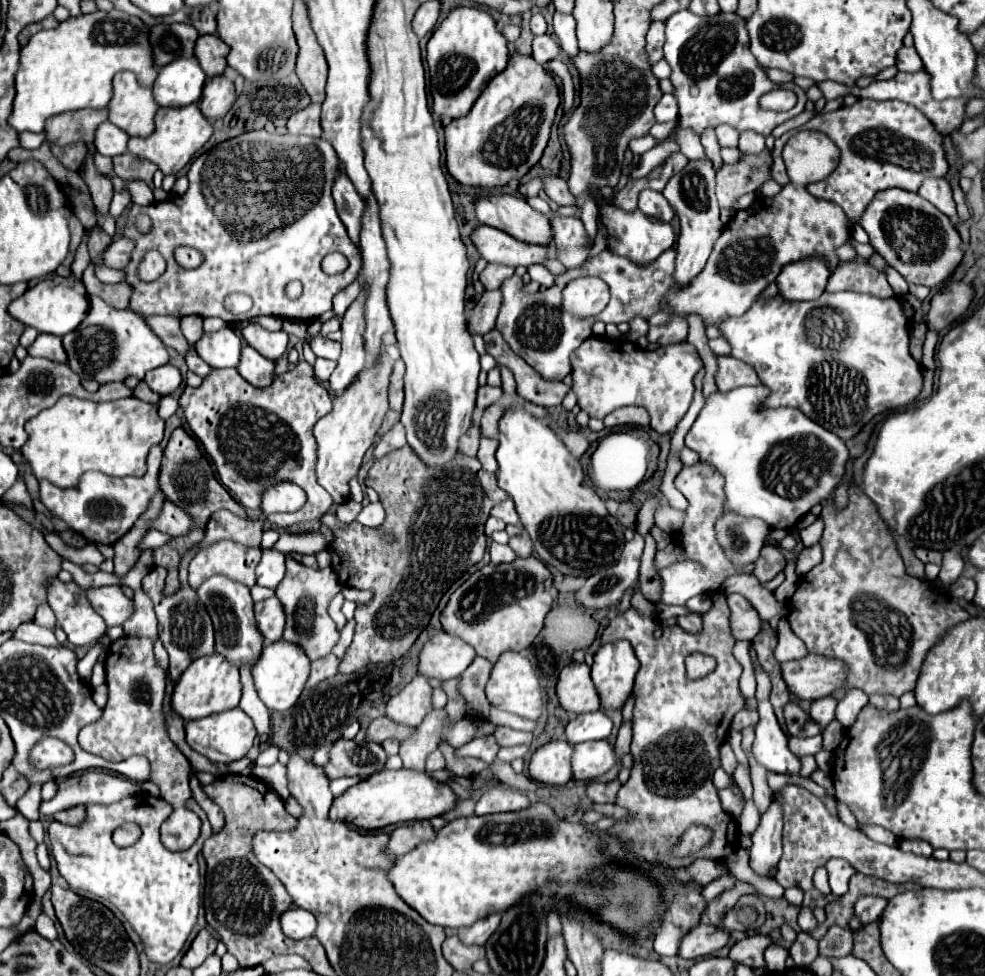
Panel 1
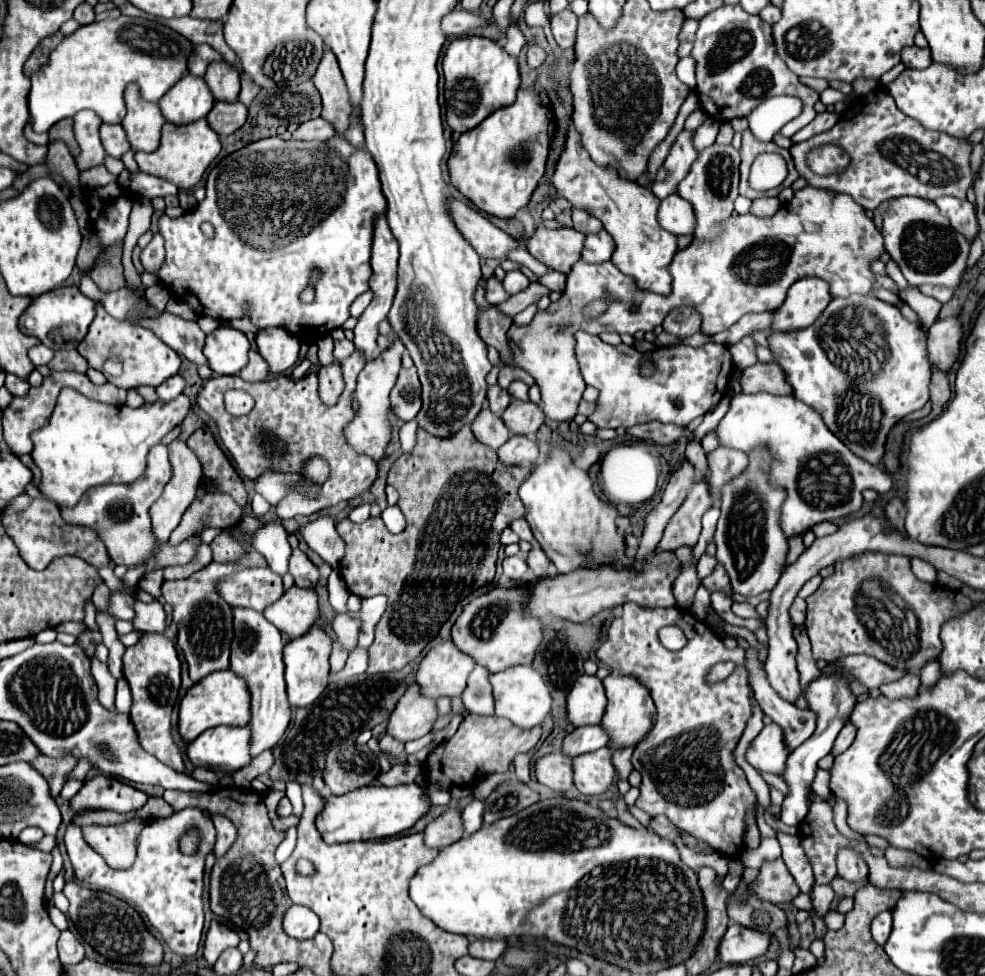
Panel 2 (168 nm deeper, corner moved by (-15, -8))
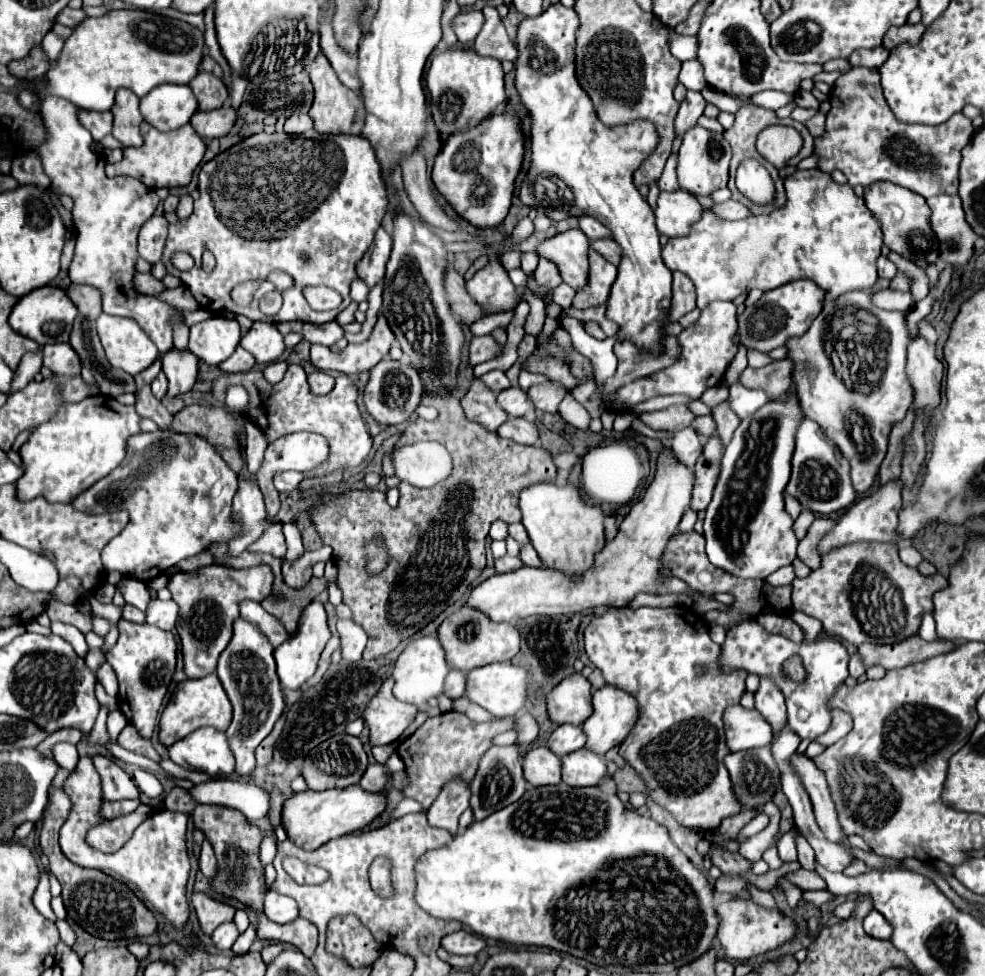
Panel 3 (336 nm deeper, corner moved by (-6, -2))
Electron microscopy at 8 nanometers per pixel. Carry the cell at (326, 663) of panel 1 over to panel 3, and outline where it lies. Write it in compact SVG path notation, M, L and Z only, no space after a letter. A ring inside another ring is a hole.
M338 620L338 634L342 640L342 658L352 662L360 660L368 638L366 632L354 620Z

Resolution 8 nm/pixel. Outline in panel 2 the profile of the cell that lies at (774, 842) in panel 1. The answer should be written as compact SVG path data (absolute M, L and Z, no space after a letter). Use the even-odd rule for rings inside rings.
M821 672L819 678L815 678L813 682L807 684L805 688L805 700L807 700L807 708L811 708L811 712L817 714L817 728L811 734L811 738L807 738L787 760L787 768L783 772L783 778L787 780L791 792L783 802L783 810L779 820L783 824L789 826L799 826L799 822L803 822L803 818L807 816L809 810L809 784L815 778L815 770L817 770L817 762L827 756L833 748L833 742L839 734L839 730L845 726L845 722L849 720L853 706L857 702L857 698L851 694L849 690L849 682L845 676L835 674L835 672Z

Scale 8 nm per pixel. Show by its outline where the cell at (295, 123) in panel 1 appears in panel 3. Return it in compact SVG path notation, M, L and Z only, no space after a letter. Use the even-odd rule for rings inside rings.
M292 114L286 124L284 124L284 130L290 132L290 134L302 134L302 132L308 132L312 130L312 120L308 114Z

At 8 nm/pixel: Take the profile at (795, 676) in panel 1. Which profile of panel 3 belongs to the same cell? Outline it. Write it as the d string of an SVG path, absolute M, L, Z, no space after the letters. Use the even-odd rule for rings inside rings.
M918 636L914 640L904 640L896 646L872 646L872 644L860 644L858 654L866 668L882 666L884 670L904 668L914 662L922 662L930 656L938 656L942 652L948 652L954 648L954 644L946 644L942 640L936 642L924 642Z

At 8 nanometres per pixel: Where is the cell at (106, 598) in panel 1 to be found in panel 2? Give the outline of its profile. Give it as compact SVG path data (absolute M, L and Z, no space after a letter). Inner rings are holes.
M157 600L151 604L135 602L135 612L137 612L133 620L135 630L143 630L143 632L165 632L167 630L167 614L161 602Z

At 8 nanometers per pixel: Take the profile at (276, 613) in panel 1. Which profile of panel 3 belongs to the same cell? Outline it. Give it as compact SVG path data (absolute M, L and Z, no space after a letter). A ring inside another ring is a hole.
M323 545L320 550L304 552L302 558L296 560L294 564L282 564L284 582L294 590L304 588L312 578L312 566L316 562L328 561L331 558L332 548L328 545Z

